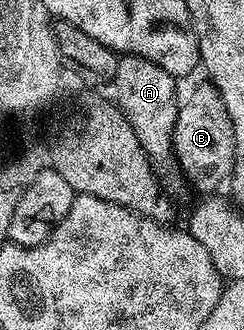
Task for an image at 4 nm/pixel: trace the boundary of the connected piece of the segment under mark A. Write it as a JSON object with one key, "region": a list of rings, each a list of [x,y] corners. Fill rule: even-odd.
{"region":[[[123,54],[117,63],[112,90],[116,93],[116,104],[129,119],[129,125],[136,131],[140,145],[147,156],[157,161],[169,158],[173,152],[173,128],[178,118],[179,98],[176,99],[177,80],[158,64],[142,56]]]}

